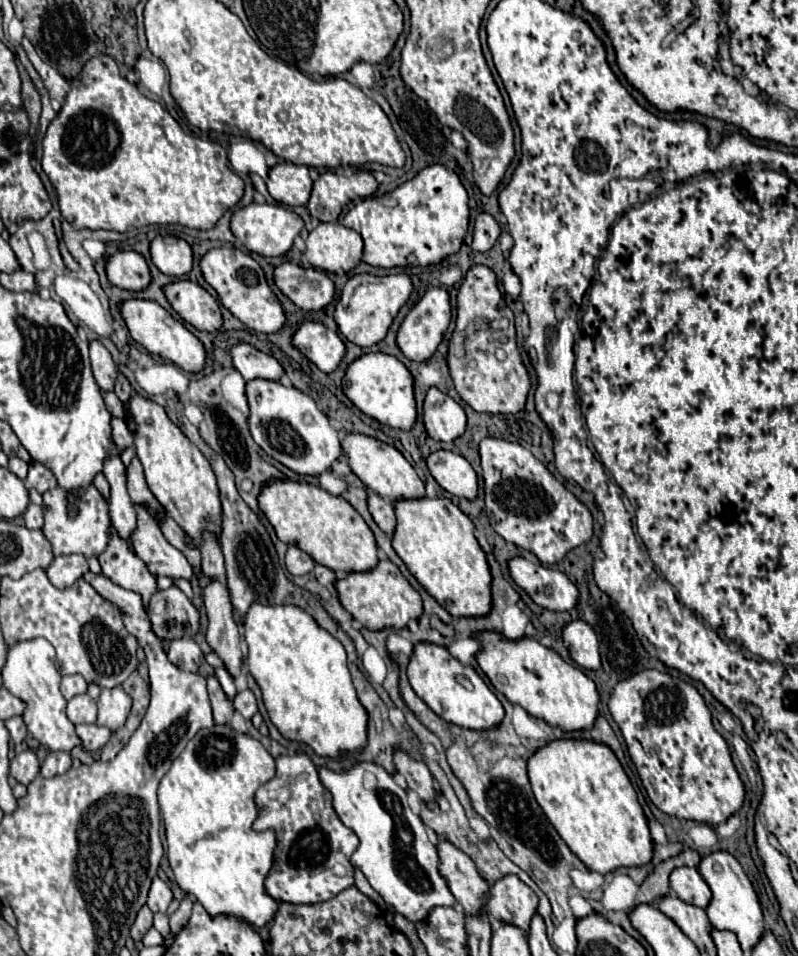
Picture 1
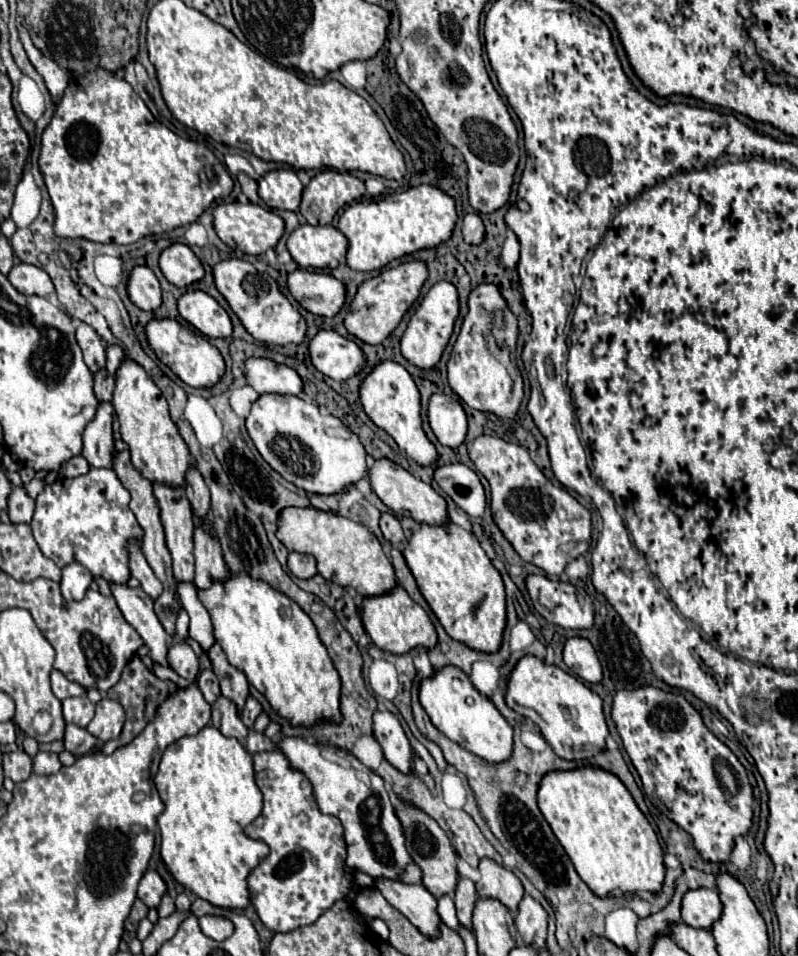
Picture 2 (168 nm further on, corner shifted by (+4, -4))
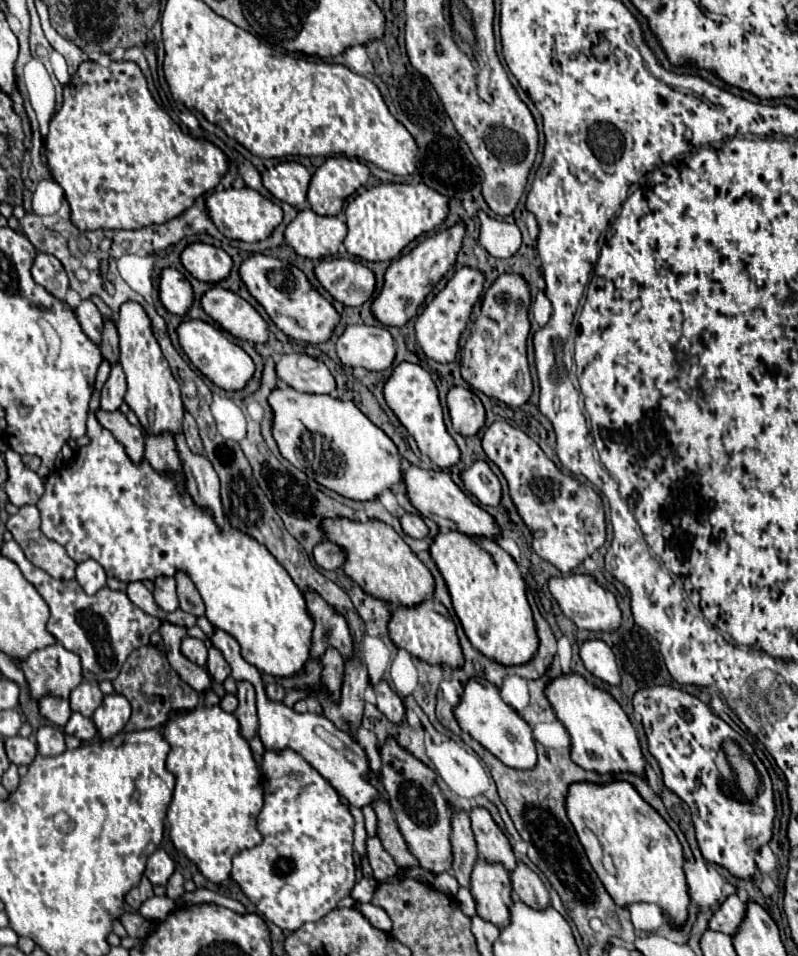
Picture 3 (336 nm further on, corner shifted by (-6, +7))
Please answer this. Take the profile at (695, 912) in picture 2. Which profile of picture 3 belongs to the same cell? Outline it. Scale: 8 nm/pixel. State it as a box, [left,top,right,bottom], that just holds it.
[708,893,746,935]

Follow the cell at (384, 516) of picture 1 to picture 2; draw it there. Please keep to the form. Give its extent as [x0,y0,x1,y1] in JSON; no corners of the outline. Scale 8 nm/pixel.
[380,514,404,544]

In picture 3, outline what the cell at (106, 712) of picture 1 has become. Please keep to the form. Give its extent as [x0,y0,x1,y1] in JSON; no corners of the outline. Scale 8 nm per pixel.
[92,693,130,739]

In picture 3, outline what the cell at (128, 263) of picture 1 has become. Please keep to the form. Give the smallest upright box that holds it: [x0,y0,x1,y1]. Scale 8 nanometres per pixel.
[158,269,192,315]

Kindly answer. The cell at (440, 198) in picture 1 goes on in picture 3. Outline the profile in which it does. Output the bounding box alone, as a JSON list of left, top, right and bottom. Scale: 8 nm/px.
[344,183,448,261]

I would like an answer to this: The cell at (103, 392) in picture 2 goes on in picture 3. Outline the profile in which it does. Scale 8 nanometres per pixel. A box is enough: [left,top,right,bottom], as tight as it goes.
[100,321,120,365]

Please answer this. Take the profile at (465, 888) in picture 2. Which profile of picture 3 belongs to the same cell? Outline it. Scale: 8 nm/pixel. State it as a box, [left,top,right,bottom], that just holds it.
[452,813,478,889]

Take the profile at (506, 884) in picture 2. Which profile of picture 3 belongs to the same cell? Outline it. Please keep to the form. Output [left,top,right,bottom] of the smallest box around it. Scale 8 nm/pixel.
[470,809,518,873]

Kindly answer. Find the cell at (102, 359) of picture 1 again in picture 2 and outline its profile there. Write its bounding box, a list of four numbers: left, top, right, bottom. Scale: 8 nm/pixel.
[76,322,106,372]

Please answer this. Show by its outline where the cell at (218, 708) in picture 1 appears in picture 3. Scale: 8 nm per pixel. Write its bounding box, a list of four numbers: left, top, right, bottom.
[206,647,230,683]

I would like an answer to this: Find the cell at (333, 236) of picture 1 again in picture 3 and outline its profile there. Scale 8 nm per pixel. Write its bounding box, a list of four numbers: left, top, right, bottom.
[286,211,348,259]

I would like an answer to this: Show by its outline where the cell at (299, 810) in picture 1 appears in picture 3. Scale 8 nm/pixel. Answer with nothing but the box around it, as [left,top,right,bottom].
[232,749,356,931]

